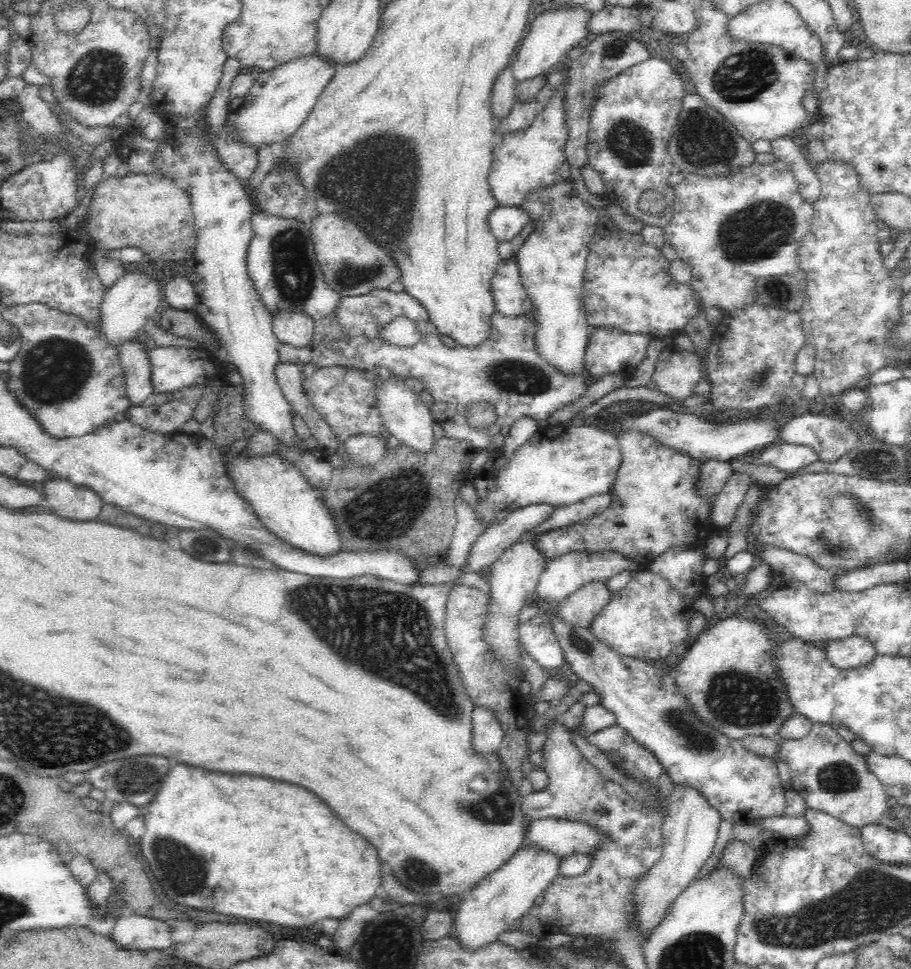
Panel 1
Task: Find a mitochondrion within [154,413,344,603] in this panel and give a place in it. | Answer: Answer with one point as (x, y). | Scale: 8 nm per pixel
(204, 546)

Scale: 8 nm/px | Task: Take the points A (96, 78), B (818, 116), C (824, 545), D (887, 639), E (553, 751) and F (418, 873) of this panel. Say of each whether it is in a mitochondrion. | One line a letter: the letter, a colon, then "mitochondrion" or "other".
A: mitochondrion
B: other
C: mitochondrion
D: other
E: other
F: mitochondrion

